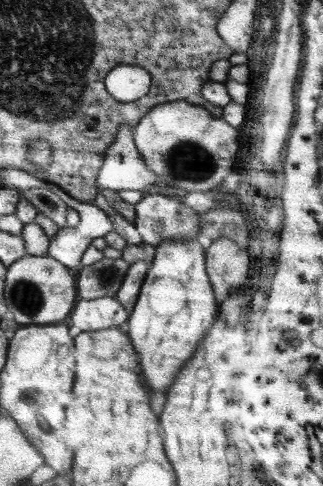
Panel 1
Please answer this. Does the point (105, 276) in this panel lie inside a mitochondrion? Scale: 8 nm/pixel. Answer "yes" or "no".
yes

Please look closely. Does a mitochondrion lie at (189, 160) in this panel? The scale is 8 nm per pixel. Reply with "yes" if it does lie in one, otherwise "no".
yes

